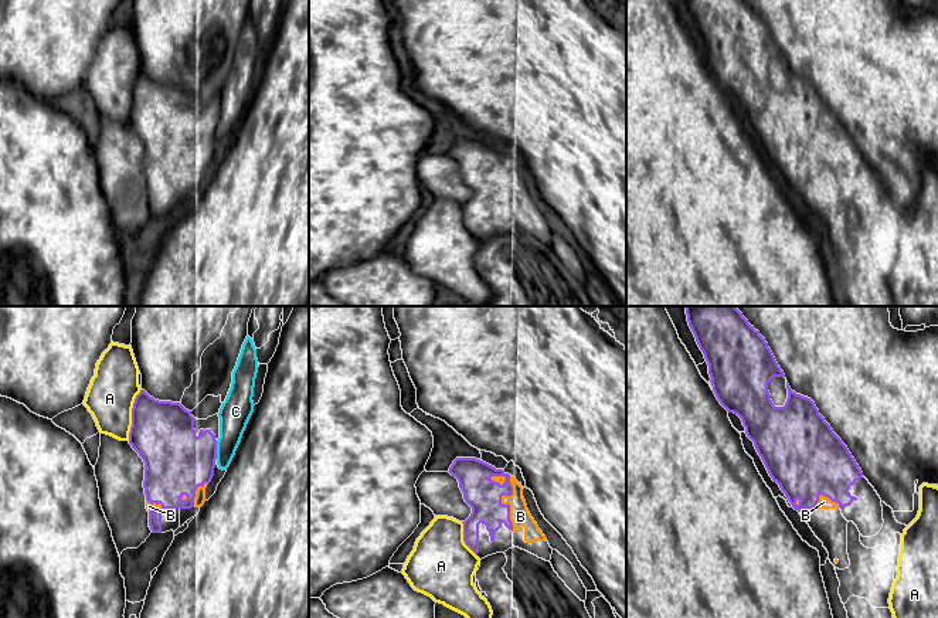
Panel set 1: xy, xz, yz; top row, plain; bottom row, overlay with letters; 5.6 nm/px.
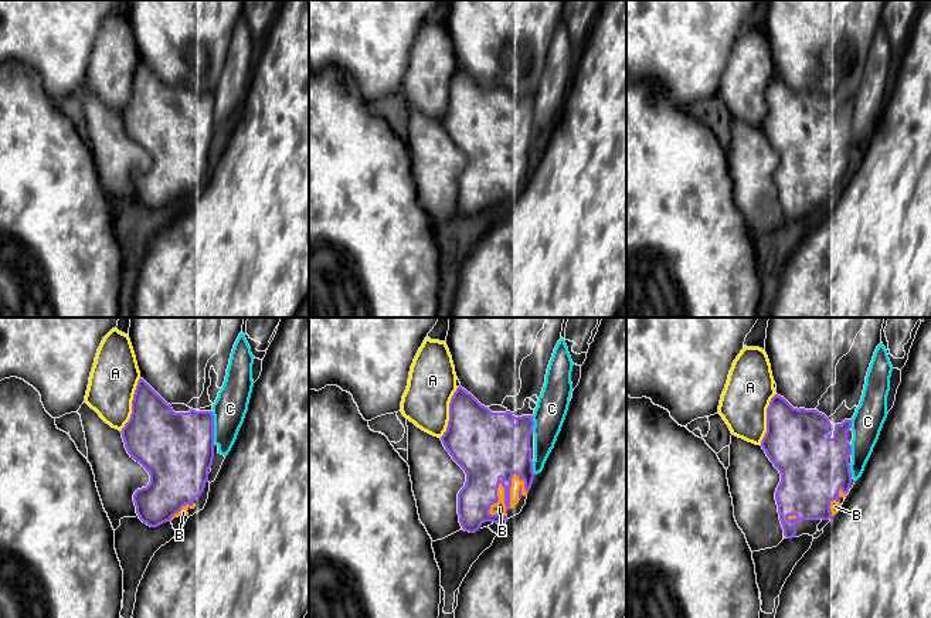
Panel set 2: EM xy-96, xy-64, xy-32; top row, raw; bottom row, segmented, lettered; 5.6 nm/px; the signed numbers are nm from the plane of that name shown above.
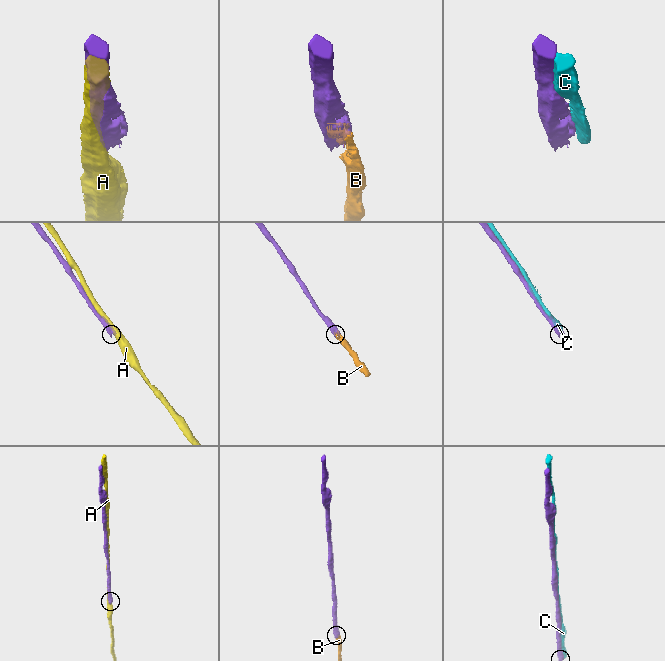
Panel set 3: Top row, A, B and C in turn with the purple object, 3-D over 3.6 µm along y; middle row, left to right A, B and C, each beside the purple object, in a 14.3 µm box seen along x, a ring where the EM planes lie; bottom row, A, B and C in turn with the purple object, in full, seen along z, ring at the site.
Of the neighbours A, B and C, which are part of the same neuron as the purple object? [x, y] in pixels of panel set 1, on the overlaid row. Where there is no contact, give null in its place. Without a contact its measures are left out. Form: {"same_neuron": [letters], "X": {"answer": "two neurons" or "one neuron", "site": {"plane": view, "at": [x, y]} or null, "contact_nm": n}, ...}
{"same_neuron": ["B"], "A": {"answer": "two neurons", "site": {"plane": "xy", "at": [132, 414]}, "contact_nm": 300}, "B": {"answer": "one neuron", "site": {"plane": "xz", "at": [500, 502]}, "contact_nm": 320}, "C": {"answer": "two neurons", "site": {"plane": "xy", "at": [216, 450]}, "contact_nm": 100}}

